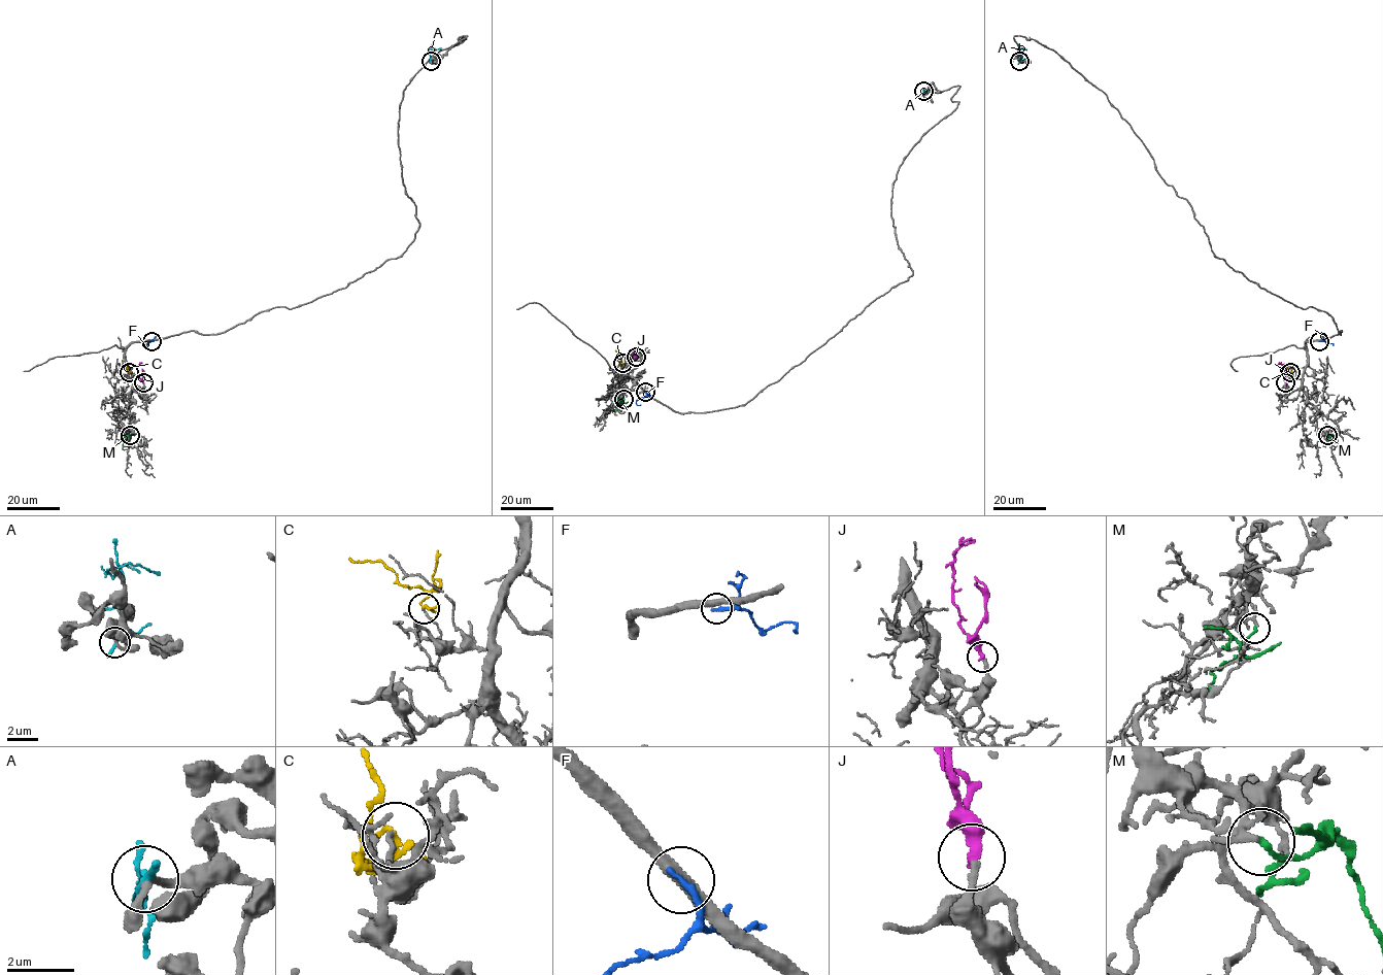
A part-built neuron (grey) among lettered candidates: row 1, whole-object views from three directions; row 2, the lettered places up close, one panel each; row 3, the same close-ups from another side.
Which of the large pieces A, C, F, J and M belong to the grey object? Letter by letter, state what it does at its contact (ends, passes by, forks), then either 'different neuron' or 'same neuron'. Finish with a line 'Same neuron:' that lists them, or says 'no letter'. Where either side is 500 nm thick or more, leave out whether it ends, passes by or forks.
A: it ends there; different neuron
C: it passes by; different neuron
F: it ends there; different neuron
J: it ends there; same neuron
M: it ends there; different neuron
Same neuron: J

